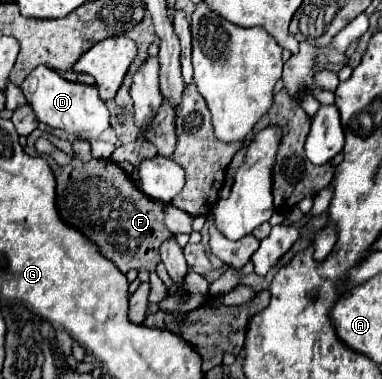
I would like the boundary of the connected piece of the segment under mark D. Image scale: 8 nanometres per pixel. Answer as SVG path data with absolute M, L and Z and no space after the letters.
M41 65L37 67L23 83L21 89L25 91L27 103L33 107L37 121L43 121L51 127L63 129L79 139L97 139L107 127L109 127L109 109L107 103L99 97L99 85L85 85L85 83L73 83L59 75L59 71Z

